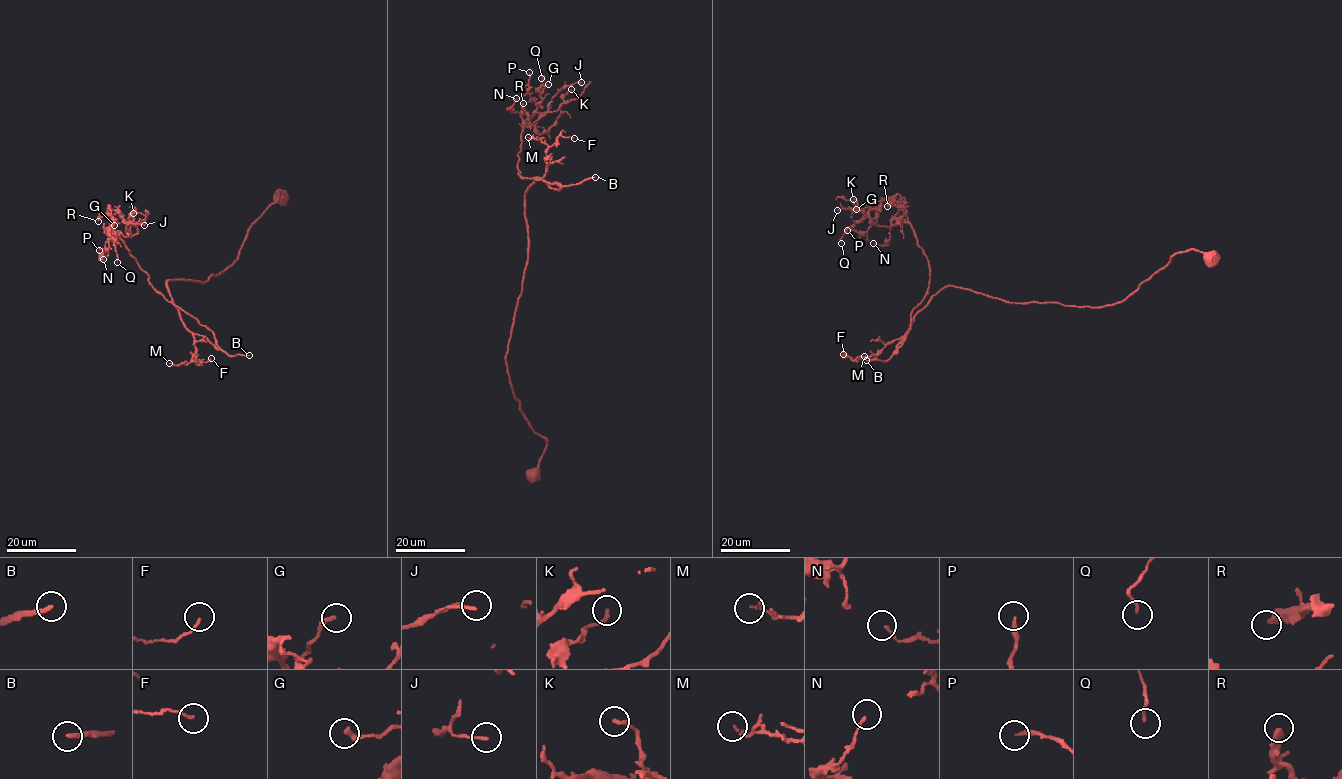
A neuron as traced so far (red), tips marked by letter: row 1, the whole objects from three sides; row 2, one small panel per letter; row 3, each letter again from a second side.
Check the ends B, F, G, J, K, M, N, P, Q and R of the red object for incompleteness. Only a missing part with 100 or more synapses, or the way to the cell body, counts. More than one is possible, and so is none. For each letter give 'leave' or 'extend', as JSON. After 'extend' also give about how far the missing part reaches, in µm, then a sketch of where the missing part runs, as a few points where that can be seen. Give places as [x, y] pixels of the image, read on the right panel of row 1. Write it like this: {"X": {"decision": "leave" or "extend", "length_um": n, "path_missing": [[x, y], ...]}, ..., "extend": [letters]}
{"B": {"decision": "extend", "length_um": 110}, "F": {"decision": "leave"}, "G": {"decision": "leave"}, "J": {"decision": "leave"}, "K": {"decision": "leave"}, "M": {"decision": "leave"}, "N": {"decision": "leave"}, "P": {"decision": "leave"}, "Q": {"decision": "leave"}, "R": {"decision": "leave"}, "extend": ["B"]}

